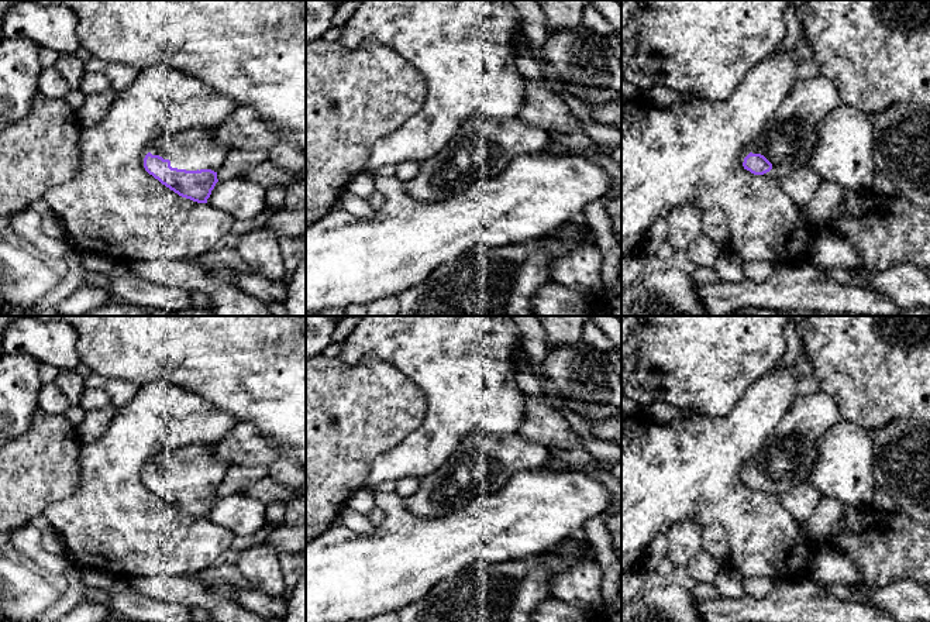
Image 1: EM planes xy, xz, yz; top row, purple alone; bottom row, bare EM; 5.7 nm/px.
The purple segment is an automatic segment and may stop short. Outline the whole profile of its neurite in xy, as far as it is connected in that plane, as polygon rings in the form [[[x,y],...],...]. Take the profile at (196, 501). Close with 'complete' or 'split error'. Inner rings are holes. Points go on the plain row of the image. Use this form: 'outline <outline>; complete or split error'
outline [[[193,444],[156,454],[141,475],[149,491],[179,512],[207,519],[228,468],[216,457],[216,447]]]; split error

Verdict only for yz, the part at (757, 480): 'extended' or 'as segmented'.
extended

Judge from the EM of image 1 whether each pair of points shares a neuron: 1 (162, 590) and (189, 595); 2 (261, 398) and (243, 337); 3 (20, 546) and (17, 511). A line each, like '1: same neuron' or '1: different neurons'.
1: same neuron
2: same neuron
3: different neurons

